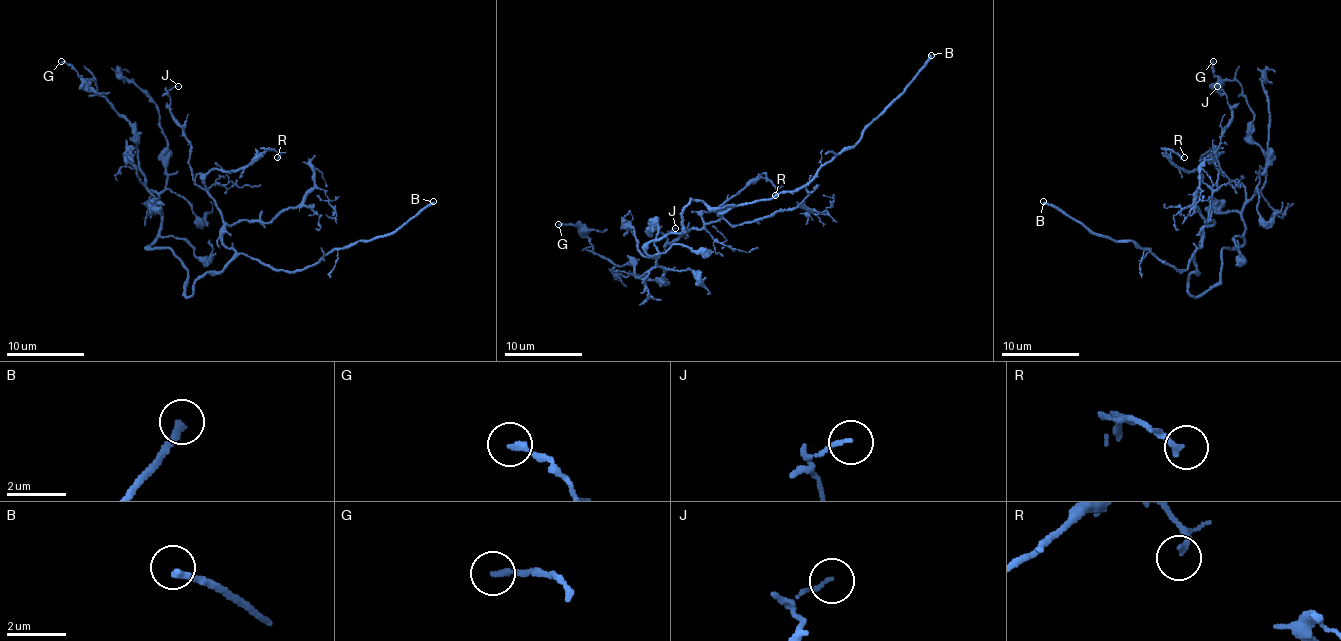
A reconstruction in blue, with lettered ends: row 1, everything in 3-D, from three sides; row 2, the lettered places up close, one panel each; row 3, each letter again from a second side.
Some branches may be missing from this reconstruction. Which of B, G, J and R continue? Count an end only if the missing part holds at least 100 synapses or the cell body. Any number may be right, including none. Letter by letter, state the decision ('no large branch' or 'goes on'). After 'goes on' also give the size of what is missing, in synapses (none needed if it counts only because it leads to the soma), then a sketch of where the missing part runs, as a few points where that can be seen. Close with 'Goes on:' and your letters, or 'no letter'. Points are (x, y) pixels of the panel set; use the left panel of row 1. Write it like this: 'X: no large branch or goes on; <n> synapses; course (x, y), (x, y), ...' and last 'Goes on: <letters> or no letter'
B: goes on
G: no large branch
J: no large branch
R: no large branch
Goes on: B

